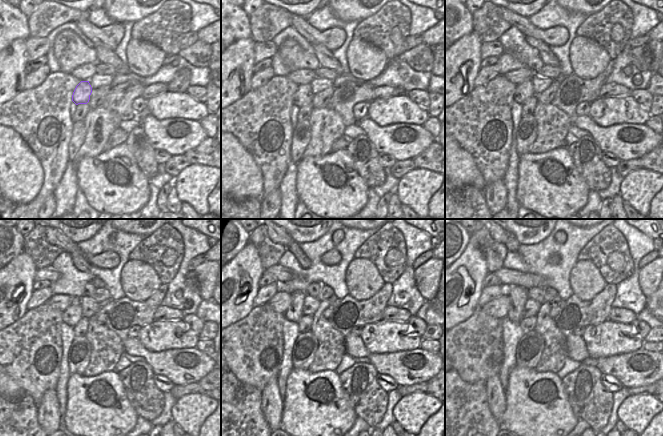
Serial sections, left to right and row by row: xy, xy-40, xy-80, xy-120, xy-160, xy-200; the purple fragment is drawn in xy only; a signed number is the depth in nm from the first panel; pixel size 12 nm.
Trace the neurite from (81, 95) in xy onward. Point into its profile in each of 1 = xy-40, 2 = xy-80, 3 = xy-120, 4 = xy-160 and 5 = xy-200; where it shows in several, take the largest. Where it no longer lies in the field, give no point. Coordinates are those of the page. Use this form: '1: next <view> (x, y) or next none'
1: next xy-40 (303, 96)
2: next xy-80 (524, 91)
3: next xy-120 (71, 315)
4: next xy-160 (294, 312)
5: next xy-200 (518, 296)

